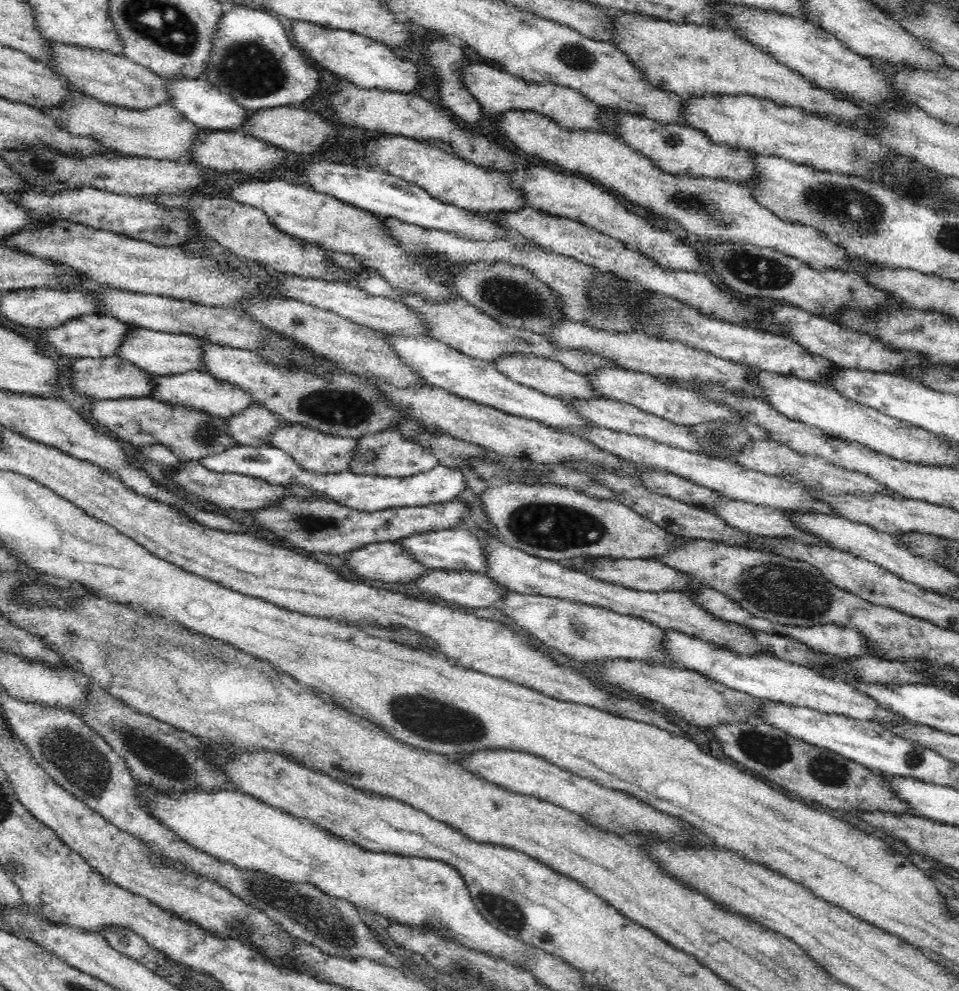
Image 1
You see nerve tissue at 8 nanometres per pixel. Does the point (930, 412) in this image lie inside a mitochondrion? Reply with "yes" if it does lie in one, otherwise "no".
no

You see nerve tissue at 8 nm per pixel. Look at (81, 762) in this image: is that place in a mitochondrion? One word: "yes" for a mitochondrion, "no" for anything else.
yes

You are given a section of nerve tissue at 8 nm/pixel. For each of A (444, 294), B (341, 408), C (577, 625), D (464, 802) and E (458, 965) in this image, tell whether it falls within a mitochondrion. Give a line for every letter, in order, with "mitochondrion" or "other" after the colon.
A: other
B: mitochondrion
C: mitochondrion
D: other
E: mitochondrion

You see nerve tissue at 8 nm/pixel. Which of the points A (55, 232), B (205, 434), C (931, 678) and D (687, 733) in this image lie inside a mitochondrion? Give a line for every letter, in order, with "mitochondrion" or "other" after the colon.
A: other
B: mitochondrion
C: other
D: other

